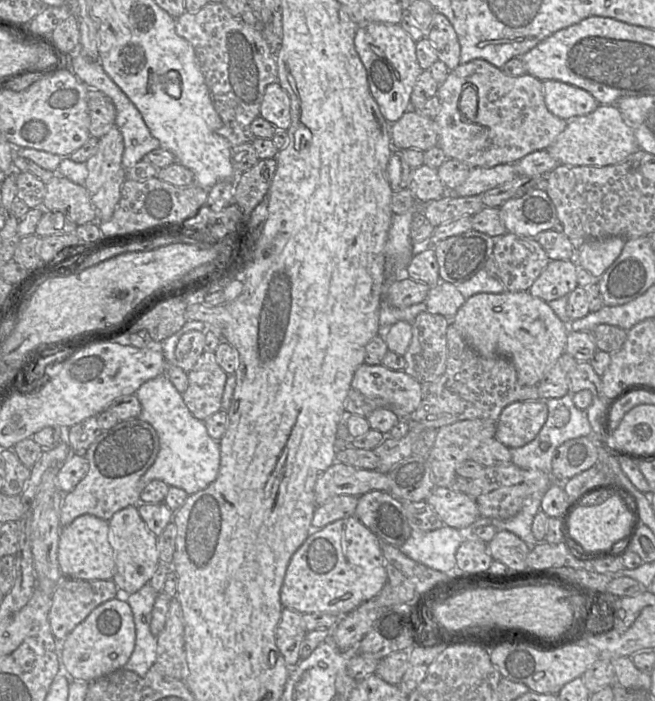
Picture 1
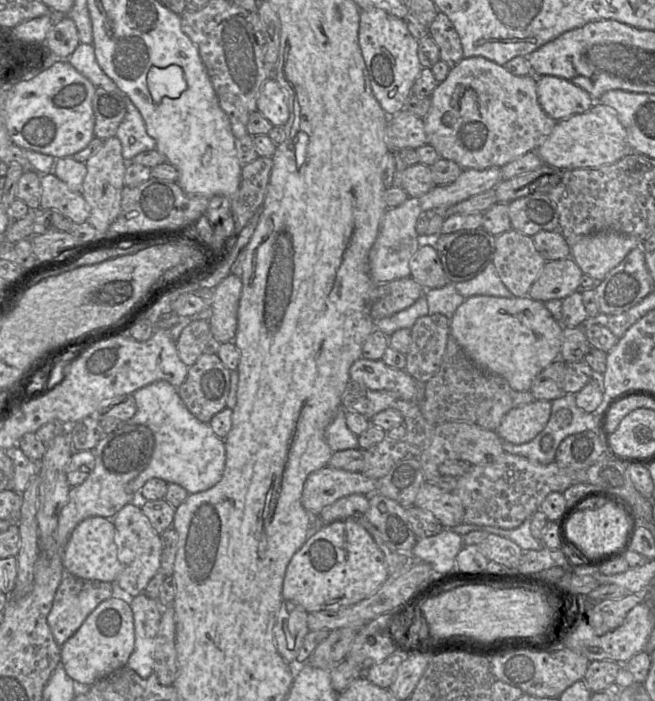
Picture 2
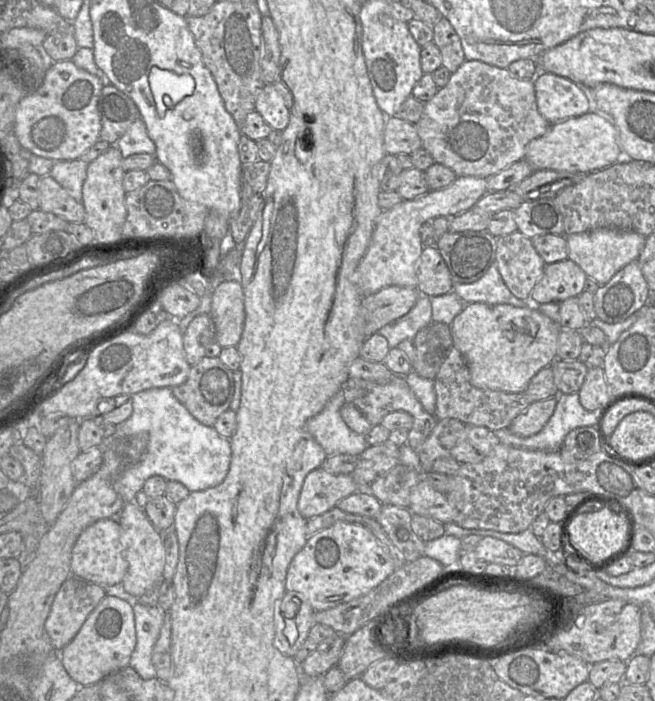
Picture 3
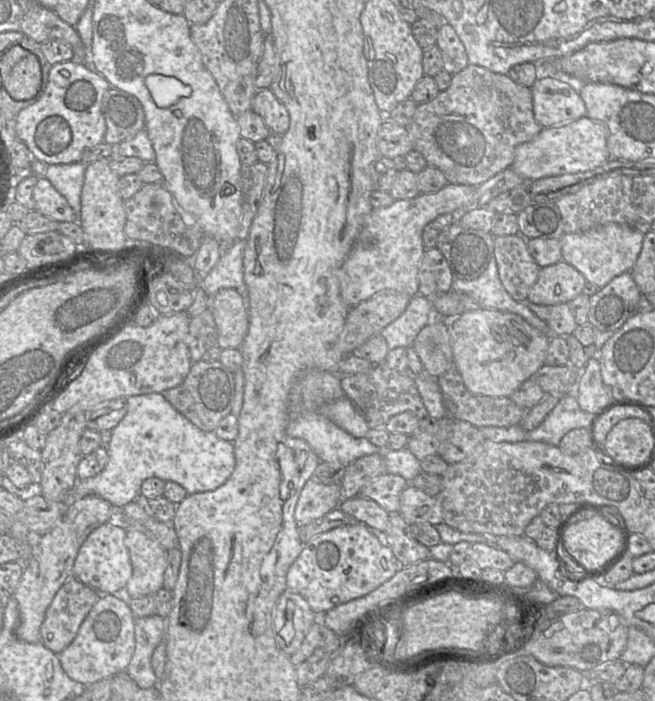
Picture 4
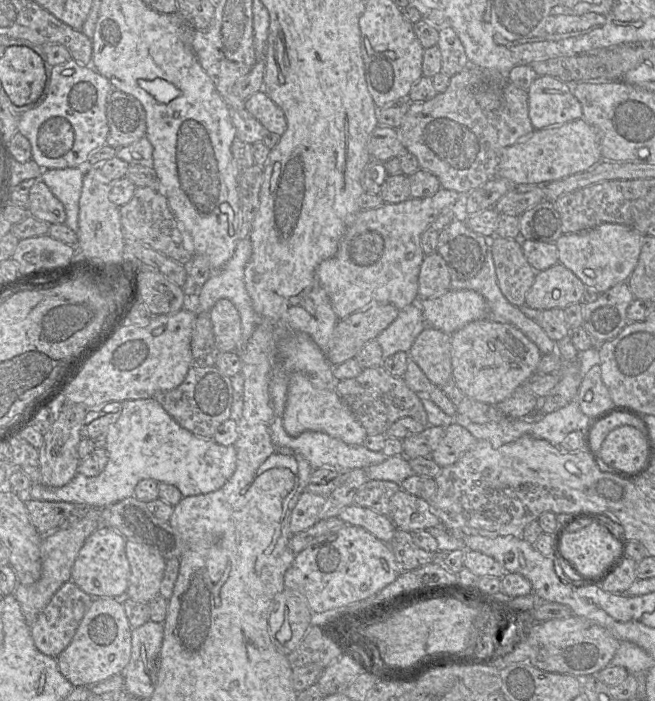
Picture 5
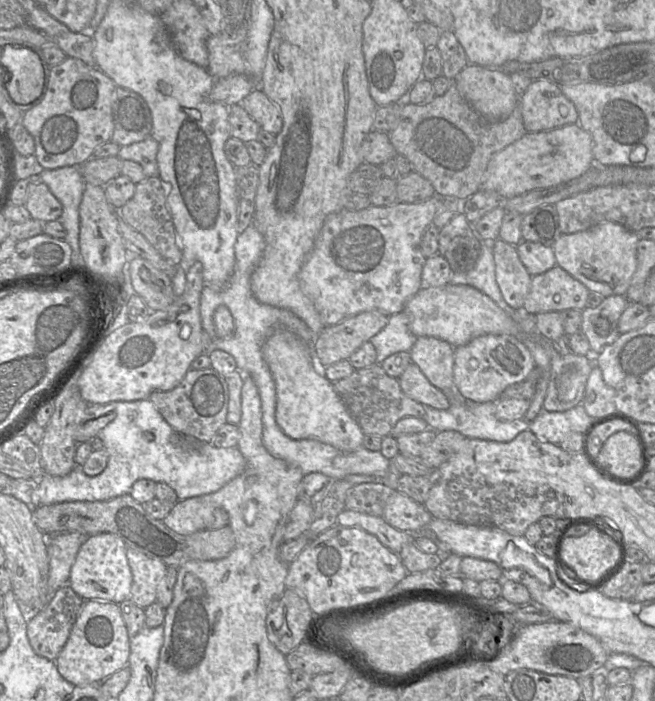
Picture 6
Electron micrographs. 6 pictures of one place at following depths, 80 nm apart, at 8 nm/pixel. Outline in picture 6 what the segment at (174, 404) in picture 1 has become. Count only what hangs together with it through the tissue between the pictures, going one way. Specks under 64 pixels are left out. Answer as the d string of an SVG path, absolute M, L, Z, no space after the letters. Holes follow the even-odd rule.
M149 399L115 402L115 412L115 419L96 436L102 440L108 456L107 466L102 473L89 477L75 467L62 477L42 474L31 494L16 489L11 482L2 493L11 494L32 507L63 502L108 501L129 494L137 480L148 479L169 485L180 501L214 493L245 469L246 461L237 447L217 448L208 442L184 440Z

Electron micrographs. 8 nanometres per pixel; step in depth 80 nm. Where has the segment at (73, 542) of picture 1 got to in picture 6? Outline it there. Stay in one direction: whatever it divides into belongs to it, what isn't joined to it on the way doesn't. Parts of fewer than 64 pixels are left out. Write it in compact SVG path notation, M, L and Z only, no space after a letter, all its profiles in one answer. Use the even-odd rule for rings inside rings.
M112 533L89 536L81 545L70 571L68 585L84 601L101 600L120 604L130 597L132 573L124 541Z

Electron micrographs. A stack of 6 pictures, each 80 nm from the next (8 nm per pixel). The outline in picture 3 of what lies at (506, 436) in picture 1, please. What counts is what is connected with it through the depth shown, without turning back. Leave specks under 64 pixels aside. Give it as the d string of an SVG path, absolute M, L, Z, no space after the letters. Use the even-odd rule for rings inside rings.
M557 397L533 402L518 415L508 427L514 435L526 438L537 434L552 416L557 403Z

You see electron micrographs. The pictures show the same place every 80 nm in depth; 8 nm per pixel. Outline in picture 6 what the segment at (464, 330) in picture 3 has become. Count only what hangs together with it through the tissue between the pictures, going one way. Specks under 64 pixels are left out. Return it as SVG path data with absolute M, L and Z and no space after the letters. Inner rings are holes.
M509 334L482 335L454 348L454 388L476 403L496 402L508 386L525 381L535 368L535 360L525 343Z

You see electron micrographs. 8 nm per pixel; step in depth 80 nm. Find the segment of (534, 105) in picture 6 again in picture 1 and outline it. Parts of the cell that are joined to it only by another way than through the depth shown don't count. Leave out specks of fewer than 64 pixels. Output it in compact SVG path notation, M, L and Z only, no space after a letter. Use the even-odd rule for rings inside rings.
M544 80L544 100L548 110L555 116L571 120L590 114L598 101L586 90L559 80Z

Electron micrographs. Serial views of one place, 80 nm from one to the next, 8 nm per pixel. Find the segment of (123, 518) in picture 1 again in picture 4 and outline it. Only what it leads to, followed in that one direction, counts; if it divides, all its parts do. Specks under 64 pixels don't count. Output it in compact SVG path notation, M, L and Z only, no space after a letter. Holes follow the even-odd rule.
M126 529L125 546L132 566L132 576L125 587L128 599L154 596L163 588L164 572L167 568L167 551L135 529Z

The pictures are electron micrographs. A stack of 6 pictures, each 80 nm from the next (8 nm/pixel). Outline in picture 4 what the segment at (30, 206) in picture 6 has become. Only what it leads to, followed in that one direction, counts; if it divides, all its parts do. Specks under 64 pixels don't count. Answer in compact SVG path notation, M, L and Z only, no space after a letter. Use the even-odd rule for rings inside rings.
M40 177L33 189L35 211L57 222L74 222L78 218L67 200L48 179Z

